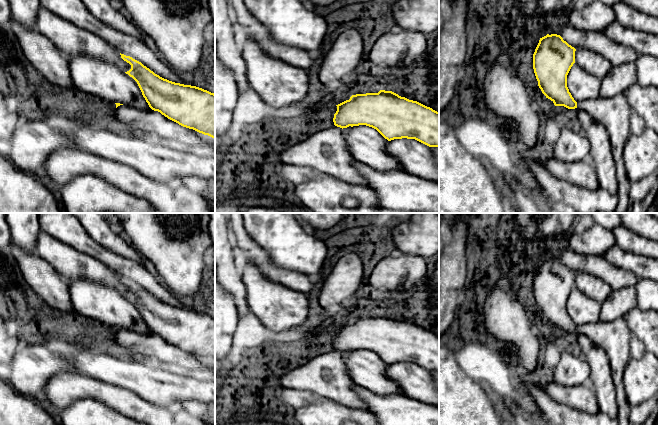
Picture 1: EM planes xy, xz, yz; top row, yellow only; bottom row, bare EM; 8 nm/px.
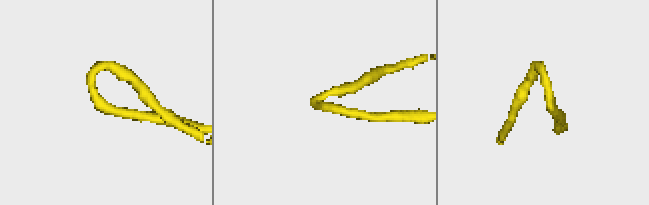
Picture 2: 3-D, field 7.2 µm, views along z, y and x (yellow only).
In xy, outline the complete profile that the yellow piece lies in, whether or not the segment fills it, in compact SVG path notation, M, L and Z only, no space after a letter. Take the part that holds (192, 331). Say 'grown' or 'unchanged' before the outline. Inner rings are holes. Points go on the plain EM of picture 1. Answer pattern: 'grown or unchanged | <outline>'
unchanged | M121 278L121 282L131 289L127 296L138 308L149 331L160 336L179 349L215 362L215 318L202 312L175 307L160 301L141 286Z

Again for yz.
unchanged | M560 259L540 262L533 278L533 293L538 310L555 330L577 332L577 326L567 311L567 299L575 287L576 273Z

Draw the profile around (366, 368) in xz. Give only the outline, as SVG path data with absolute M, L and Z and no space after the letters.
M349 350L343 357L344 365L352 380L377 395L405 395L386 373L388 364L376 353L366 350Z

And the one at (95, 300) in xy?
M84 278L66 280L75 312L107 326L151 335L137 306L116 289Z

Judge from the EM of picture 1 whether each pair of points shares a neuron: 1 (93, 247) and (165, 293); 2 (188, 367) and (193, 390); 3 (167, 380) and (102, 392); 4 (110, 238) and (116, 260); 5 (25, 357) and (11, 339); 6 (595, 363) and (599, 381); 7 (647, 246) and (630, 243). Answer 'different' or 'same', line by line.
1: same
2: different
3: different
4: different
5: different
6: same
7: same

